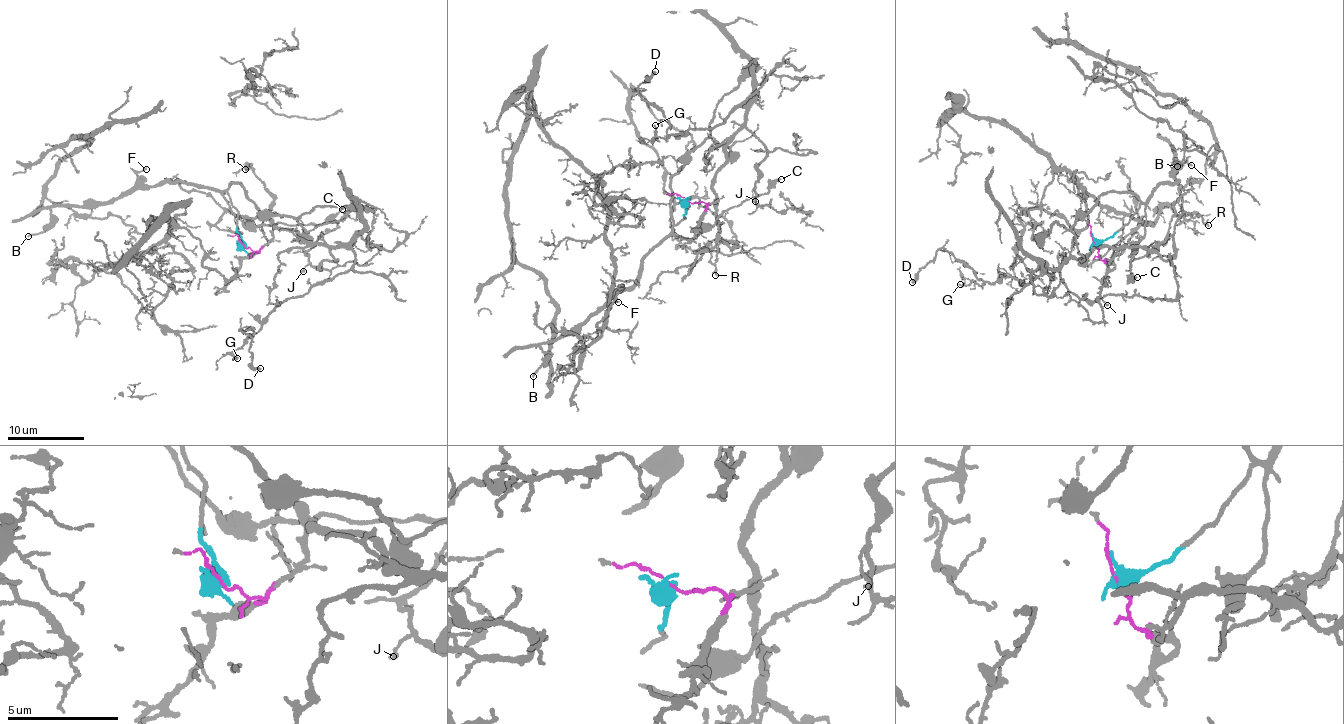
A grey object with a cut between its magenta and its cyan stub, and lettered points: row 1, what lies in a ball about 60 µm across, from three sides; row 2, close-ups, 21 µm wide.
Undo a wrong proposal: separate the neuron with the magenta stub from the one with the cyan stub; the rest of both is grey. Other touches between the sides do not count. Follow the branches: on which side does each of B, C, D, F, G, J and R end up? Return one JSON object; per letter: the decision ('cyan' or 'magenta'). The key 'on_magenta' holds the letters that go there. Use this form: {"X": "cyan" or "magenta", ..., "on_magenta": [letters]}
{"B": "cyan", "C": "cyan", "D": "magenta", "F": "cyan", "G": "magenta", "J": "magenta", "R": "magenta", "on_magenta": ["D", "G", "J", "R"]}

